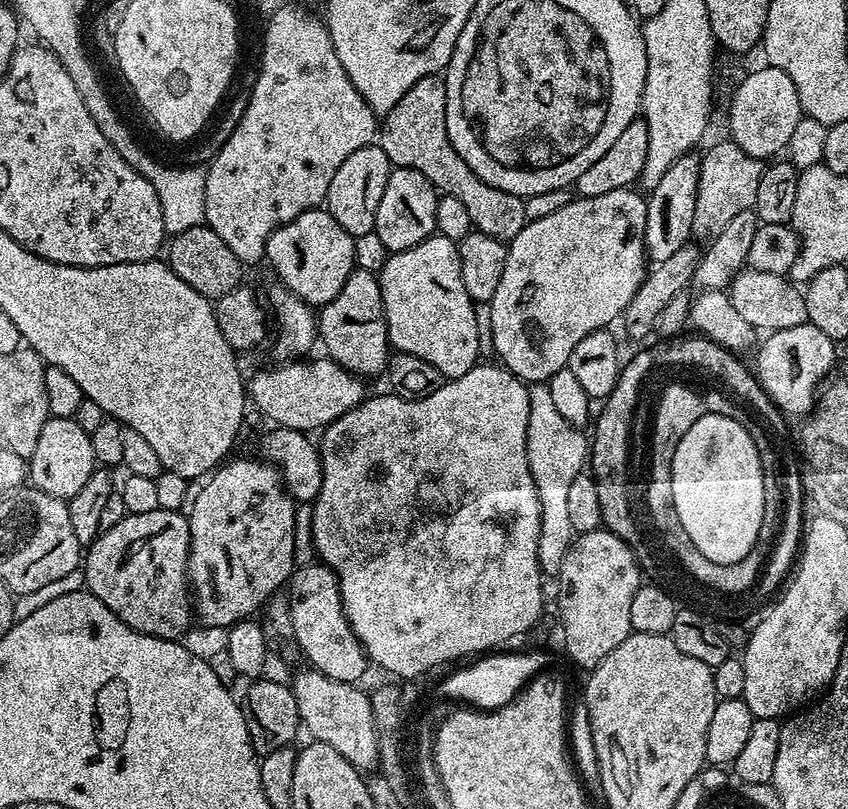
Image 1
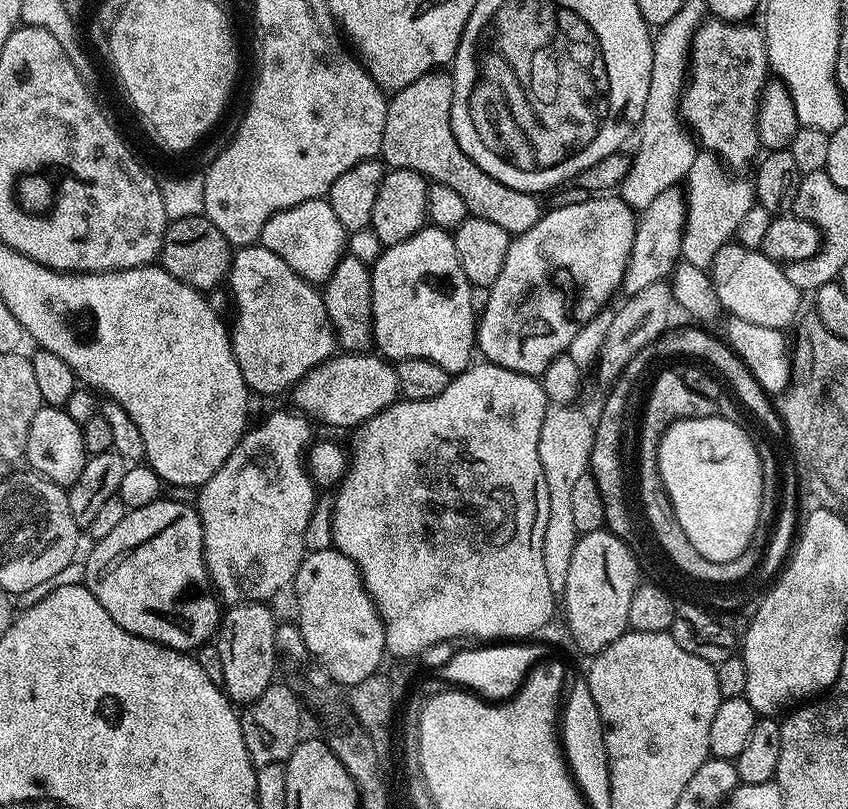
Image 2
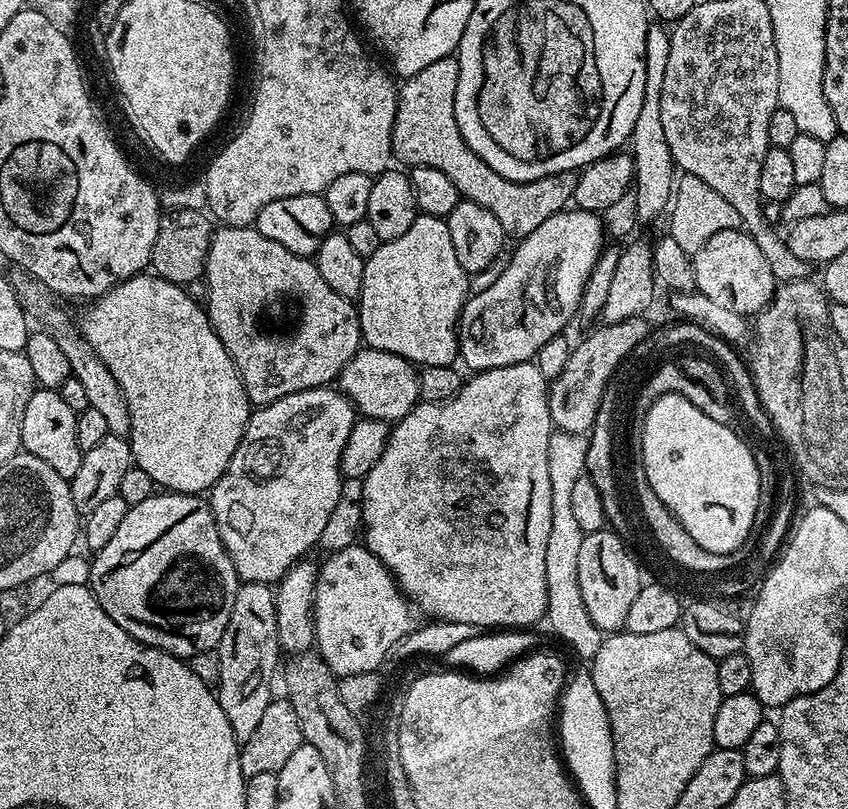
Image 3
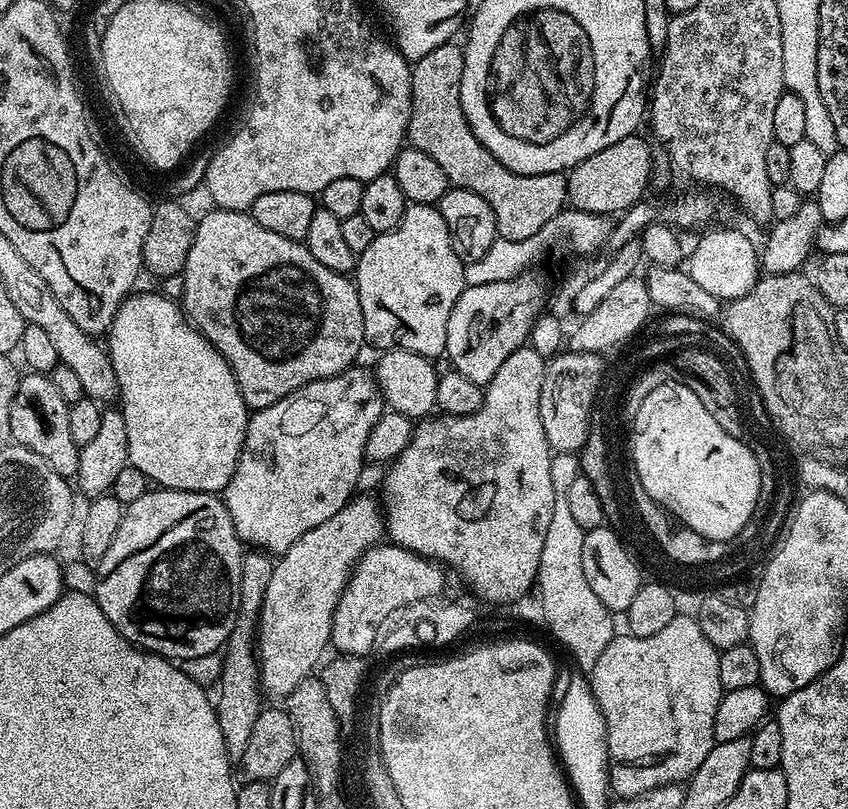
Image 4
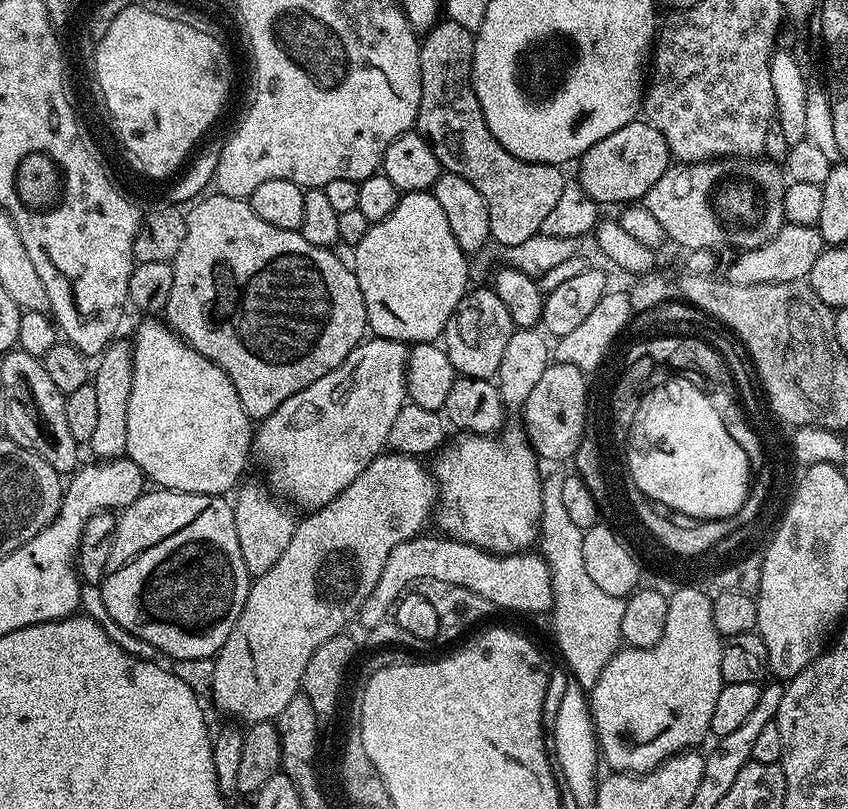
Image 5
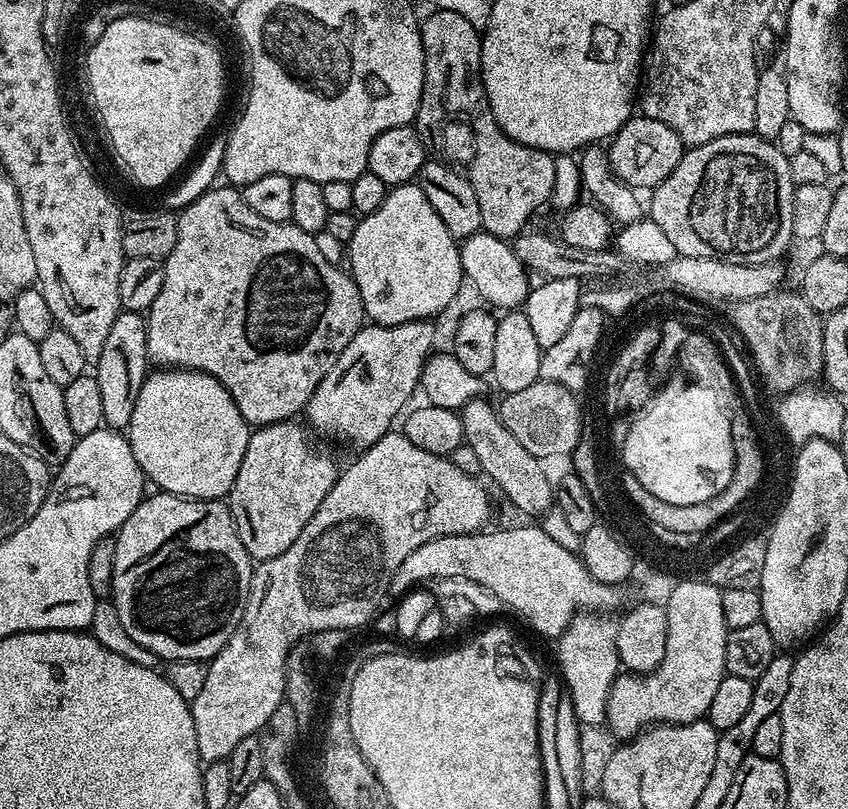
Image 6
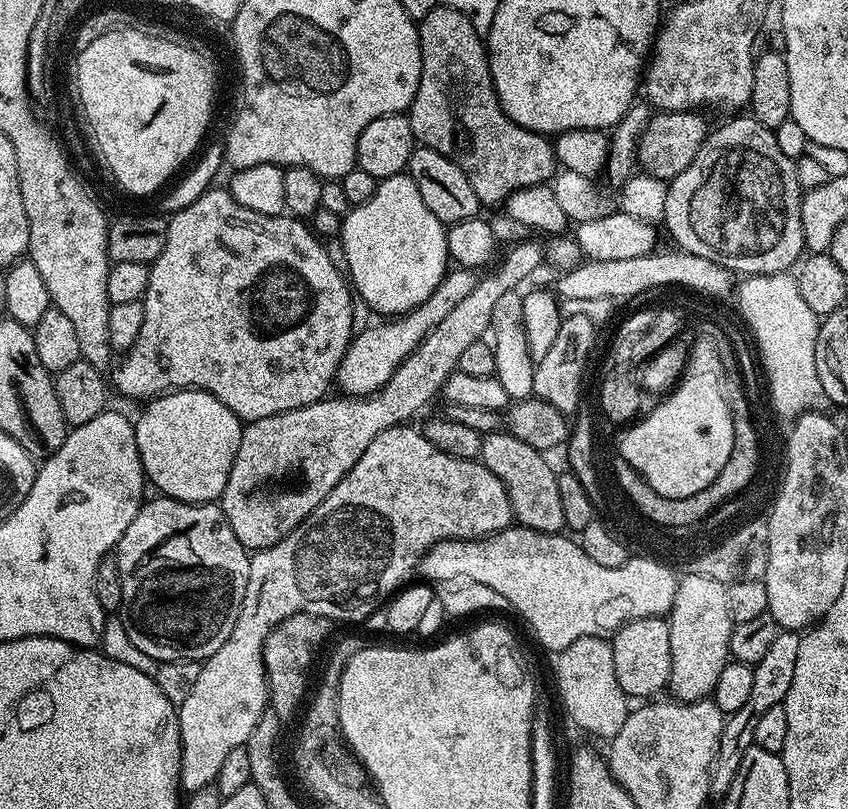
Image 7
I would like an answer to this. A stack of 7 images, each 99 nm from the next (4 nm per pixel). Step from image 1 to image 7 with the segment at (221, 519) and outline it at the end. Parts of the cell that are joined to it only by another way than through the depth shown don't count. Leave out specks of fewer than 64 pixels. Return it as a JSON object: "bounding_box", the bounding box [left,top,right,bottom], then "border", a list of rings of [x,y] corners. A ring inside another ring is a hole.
{"bounding_box":[335,267,479,396],"border":[[[453,267],[438,290],[434,290],[434,294],[412,312],[380,322],[384,324],[376,324],[365,332],[357,331],[342,358],[340,369],[336,371],[335,383],[338,388],[340,384],[339,391],[346,396],[368,396],[386,386],[386,382],[390,382],[390,378],[396,373],[397,366],[423,342],[426,334],[434,330],[434,326],[438,326],[438,322],[442,322],[442,318],[446,318],[446,314],[450,314],[450,310],[454,310],[454,306],[458,306],[458,302],[463,302],[470,295],[470,290],[474,290],[479,281],[477,269]]]}

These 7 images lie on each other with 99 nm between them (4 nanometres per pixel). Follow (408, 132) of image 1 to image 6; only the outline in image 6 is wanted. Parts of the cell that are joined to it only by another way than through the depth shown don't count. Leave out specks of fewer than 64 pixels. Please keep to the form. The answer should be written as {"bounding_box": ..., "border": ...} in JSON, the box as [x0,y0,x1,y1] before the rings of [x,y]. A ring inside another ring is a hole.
{"bounding_box":[414,8,556,241],"border":[[[441,8],[432,10],[428,17],[420,20],[420,37],[424,51],[424,85],[414,121],[416,132],[422,138],[425,149],[435,159],[449,164],[457,172],[463,172],[470,186],[474,186],[474,195],[478,197],[478,211],[482,214],[481,229],[490,235],[496,235],[498,239],[511,241],[529,227],[528,219],[544,203],[547,205],[551,201],[556,156],[551,152],[514,142],[514,138],[510,138],[498,126],[490,110],[480,73],[481,33],[474,26],[470,26],[470,22],[462,18],[462,14],[454,14],[454,10]]]}

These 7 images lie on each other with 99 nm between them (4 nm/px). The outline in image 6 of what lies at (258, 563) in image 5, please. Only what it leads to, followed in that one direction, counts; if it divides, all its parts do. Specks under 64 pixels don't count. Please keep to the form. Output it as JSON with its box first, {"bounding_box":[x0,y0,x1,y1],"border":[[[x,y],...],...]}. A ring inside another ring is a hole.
{"bounding_box":[226,422,338,562],"border":[[[300,422],[265,424],[249,435],[246,454],[242,454],[242,462],[238,466],[238,478],[234,478],[234,486],[226,497],[232,520],[236,523],[238,538],[256,562],[278,558],[282,550],[290,550],[290,546],[294,546],[294,538],[302,534],[314,510],[322,506],[322,498],[330,494],[338,475],[335,458],[326,449],[315,444],[317,441],[313,433],[303,423],[296,423]]]}

